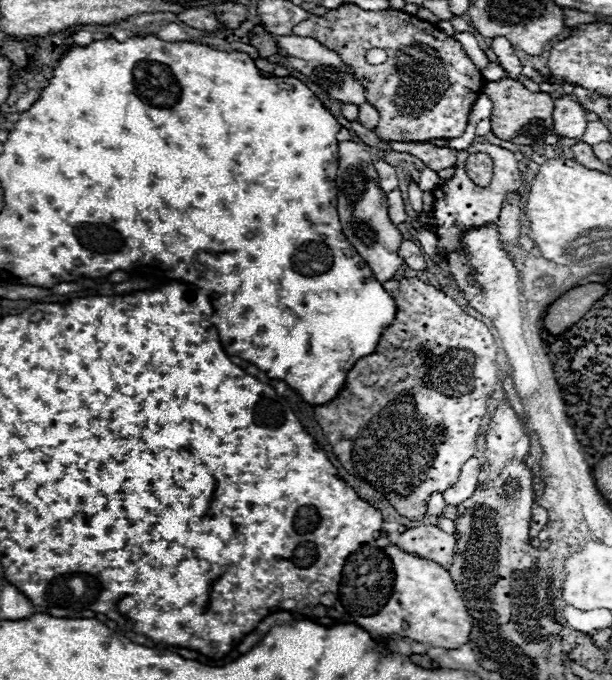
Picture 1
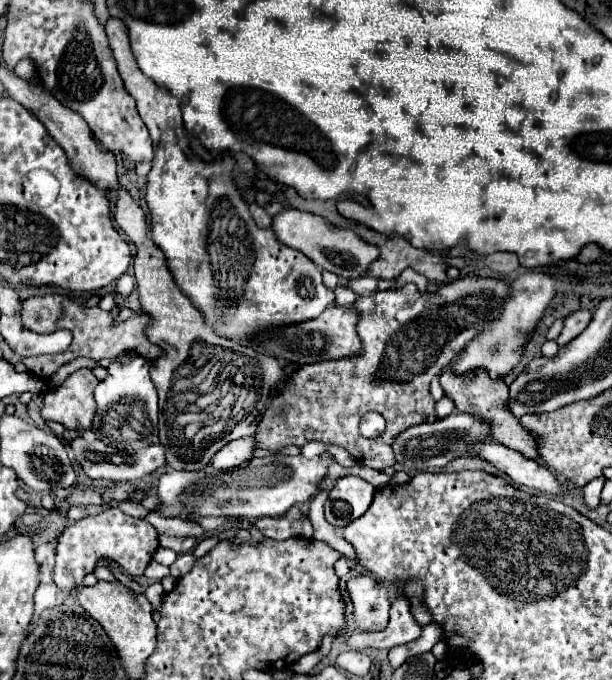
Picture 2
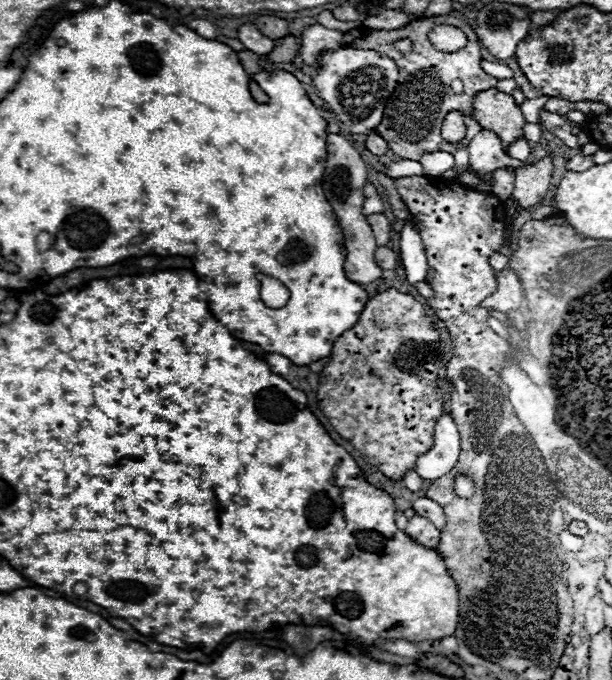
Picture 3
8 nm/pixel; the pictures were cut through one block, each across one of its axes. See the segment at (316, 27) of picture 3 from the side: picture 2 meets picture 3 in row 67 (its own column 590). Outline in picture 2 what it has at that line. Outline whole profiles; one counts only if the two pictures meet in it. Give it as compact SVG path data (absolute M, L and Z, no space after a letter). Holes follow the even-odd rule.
M588 308L576 310L576 312L572 312L570 316L566 316L566 318L564 318L564 330L562 330L562 334L558 336L556 342L558 342L560 346L564 346L564 344L568 344L570 340L574 340L574 338L588 326L590 316L592 316L592 312L590 312Z

